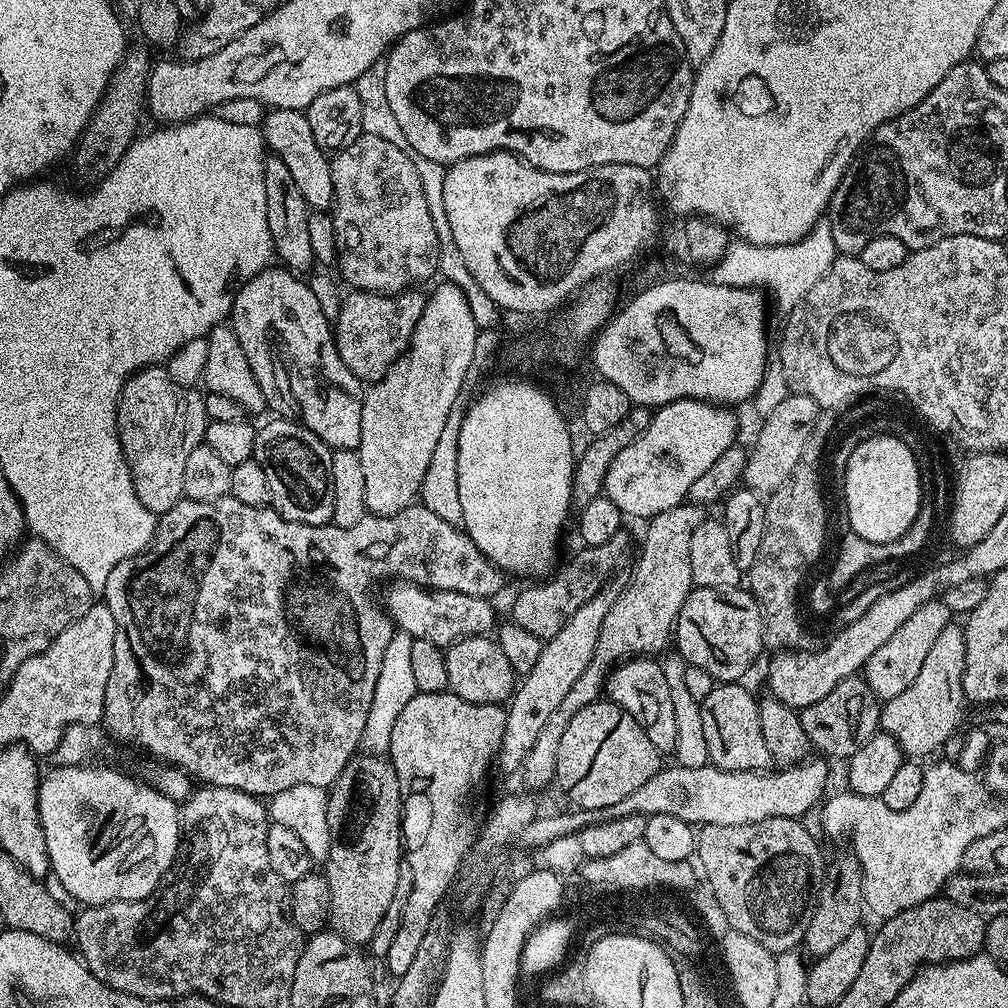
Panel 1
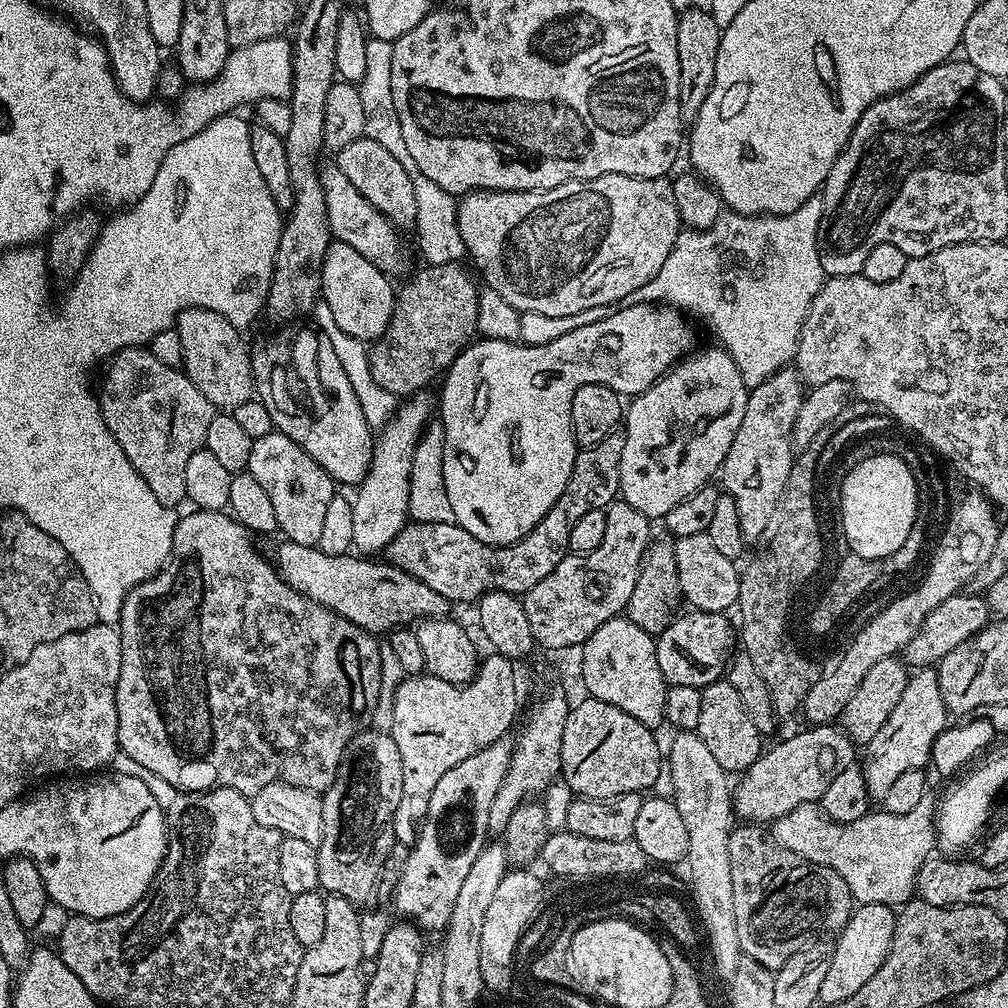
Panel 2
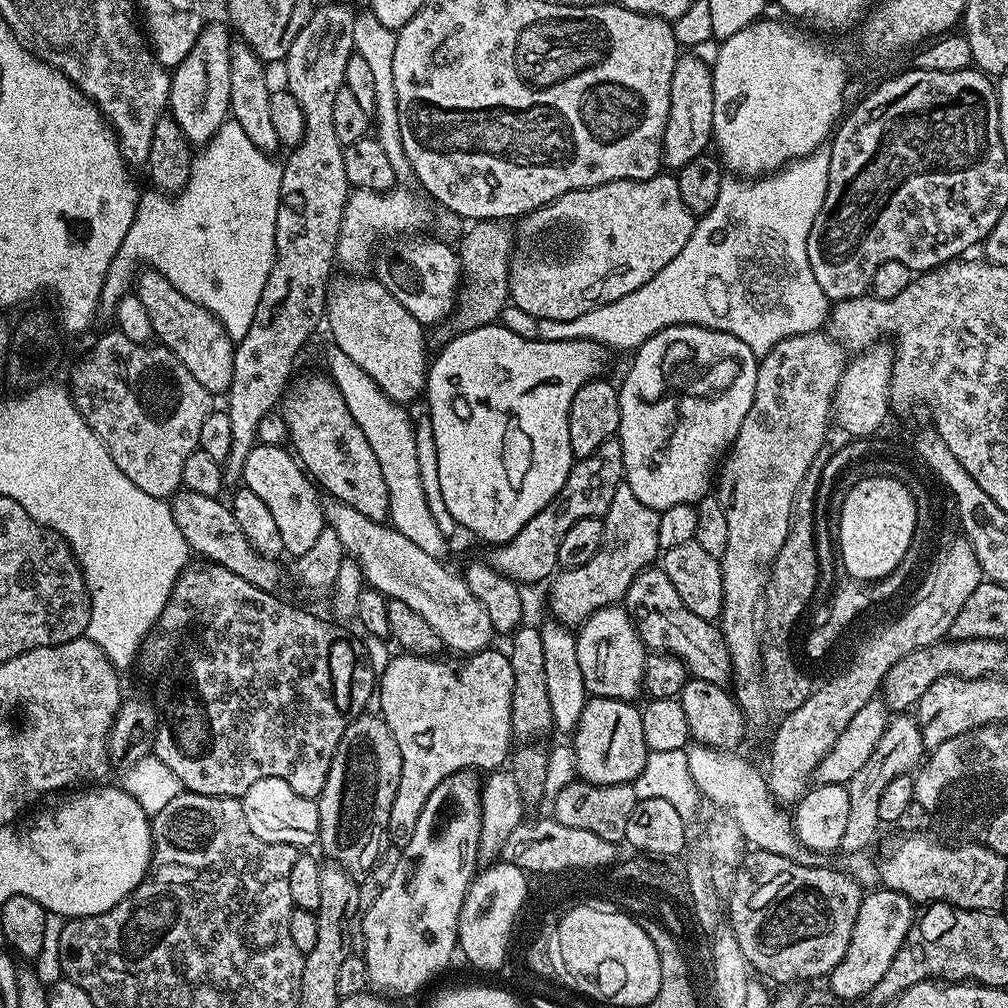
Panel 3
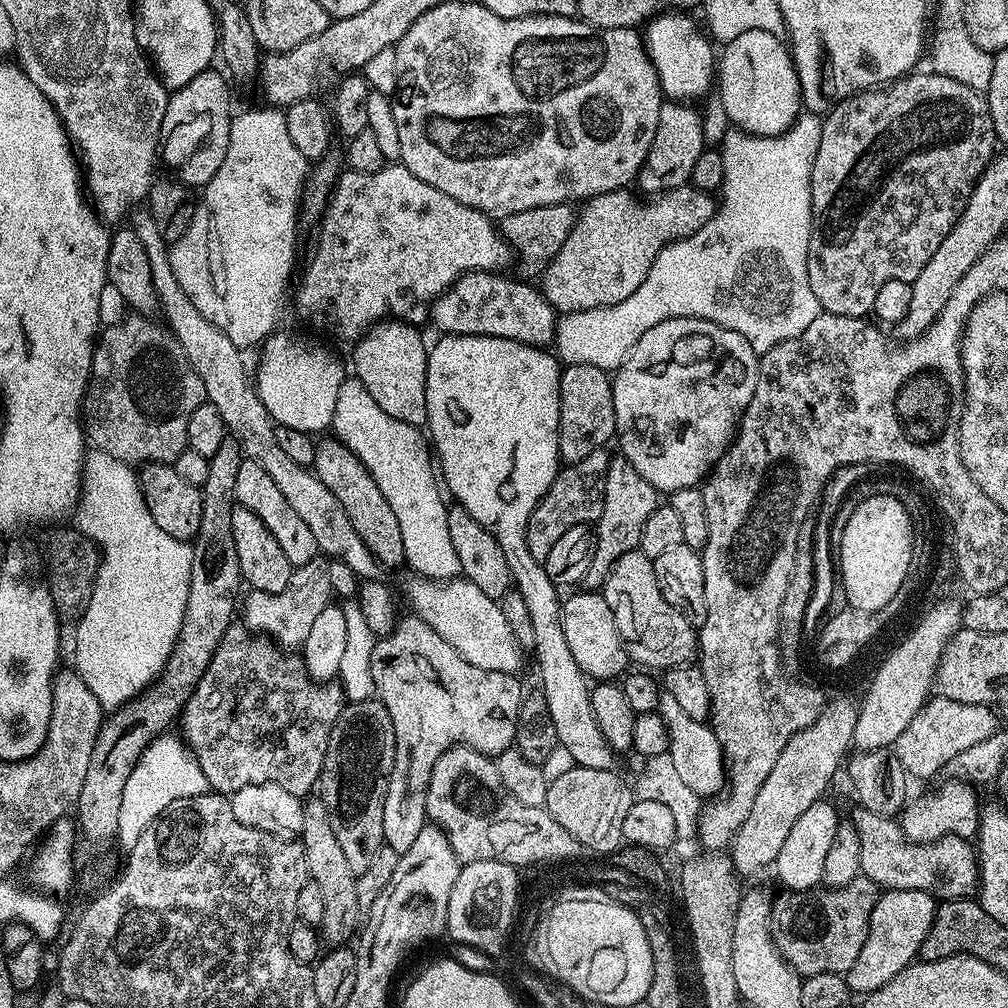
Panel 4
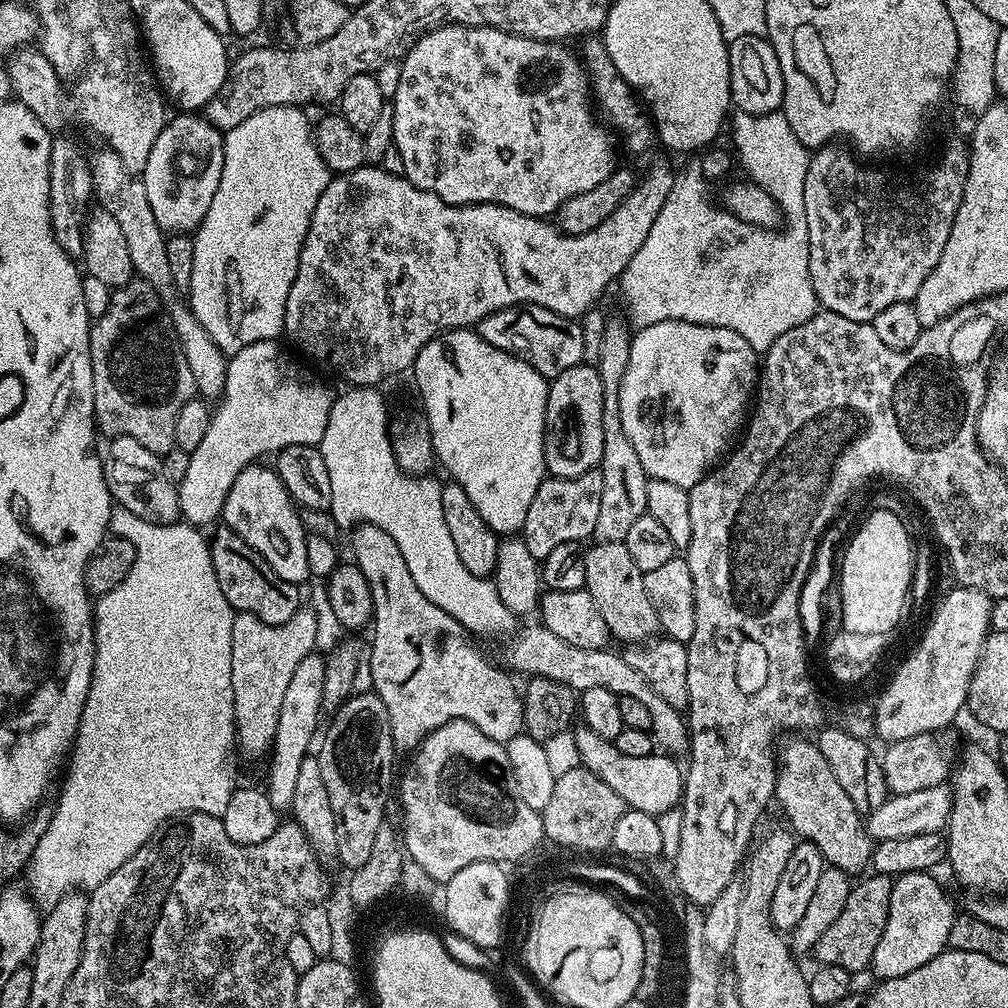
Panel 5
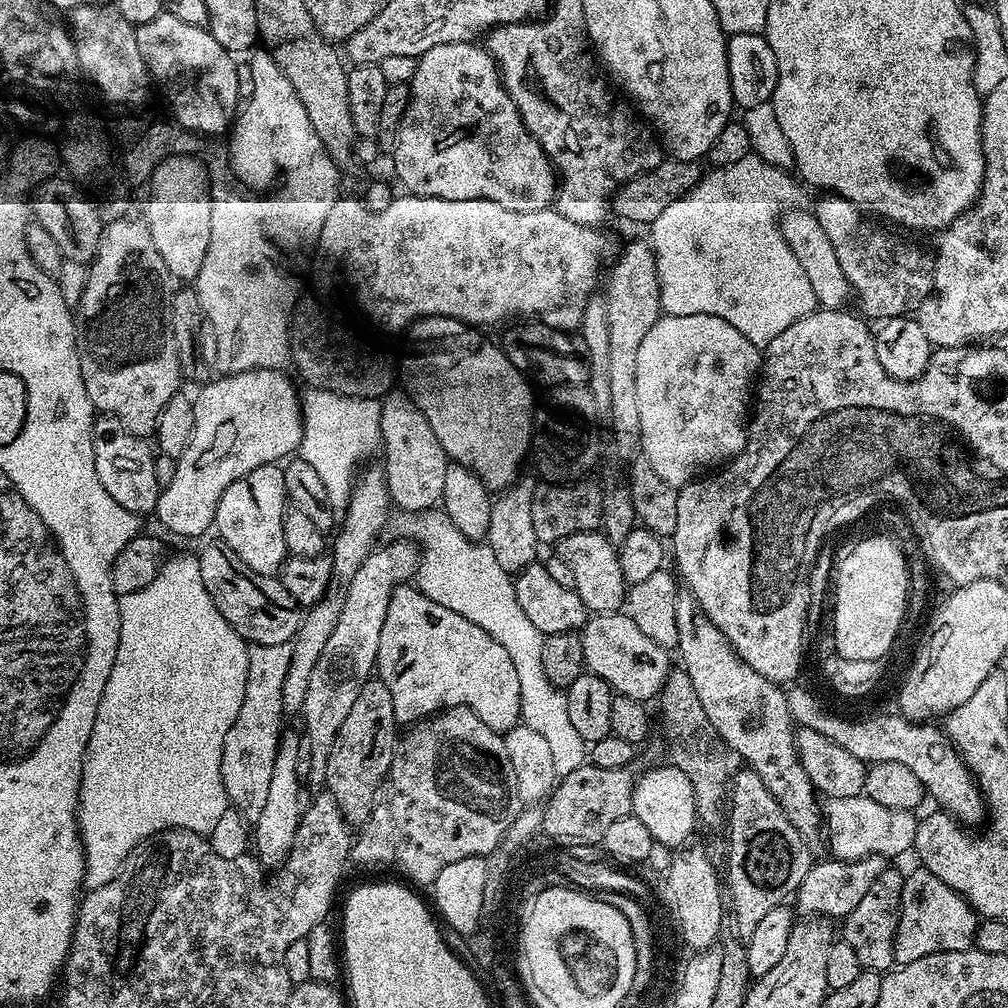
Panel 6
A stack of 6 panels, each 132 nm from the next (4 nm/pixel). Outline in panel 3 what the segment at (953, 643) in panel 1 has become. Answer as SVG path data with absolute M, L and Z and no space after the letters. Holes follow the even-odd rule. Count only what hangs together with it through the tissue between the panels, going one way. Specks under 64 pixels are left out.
M893 715L882 738L878 738L878 746L874 746L874 754L870 754L862 770L858 770L858 774L854 774L854 778L850 778L850 782L846 785L850 794L850 819L846 822L846 831L842 833L842 842L839 846L841 853L860 852L875 842L876 831L882 828L882 821L878 818L878 801L882 798L882 790L894 778L909 775L921 763L925 752L922 730L915 715Z

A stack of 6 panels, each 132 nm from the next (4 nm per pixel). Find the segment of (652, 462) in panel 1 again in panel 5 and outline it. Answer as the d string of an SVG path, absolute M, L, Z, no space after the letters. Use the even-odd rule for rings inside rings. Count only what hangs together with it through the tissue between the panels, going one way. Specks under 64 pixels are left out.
M667 320L639 329L632 338L630 363L622 378L618 406L622 430L626 430L626 438L634 445L646 474L653 480L693 488L725 459L733 443L732 435L736 431L737 435L745 423L757 384L758 353L734 330L681 320Z

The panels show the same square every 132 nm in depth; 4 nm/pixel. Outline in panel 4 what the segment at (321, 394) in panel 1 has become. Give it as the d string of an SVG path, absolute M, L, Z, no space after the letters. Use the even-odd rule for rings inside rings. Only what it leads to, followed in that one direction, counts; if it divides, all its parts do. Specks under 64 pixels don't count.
M335 438L321 439L316 445L316 463L314 471L316 477L324 483L326 490L334 494L334 498L342 506L346 518L350 518L350 526L358 532L358 538L370 550L377 565L392 568L395 564L405 563L404 547L402 546L402 530L398 526L398 518L394 510L390 510L390 502L378 490L378 484L362 466L362 462L345 444Z

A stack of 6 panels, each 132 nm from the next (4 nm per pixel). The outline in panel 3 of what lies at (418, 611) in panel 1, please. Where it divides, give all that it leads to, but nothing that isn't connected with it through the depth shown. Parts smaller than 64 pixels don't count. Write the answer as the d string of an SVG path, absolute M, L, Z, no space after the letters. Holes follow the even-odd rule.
M181 490L171 497L174 522L178 522L178 530L182 532L182 538L186 538L189 549L196 552L197 557L205 561L220 564L226 570L238 574L238 578L246 578L254 586L265 590L275 589L275 584L280 580L280 568L275 559L260 556L258 550L246 542L246 534L242 534L242 528L234 518L231 507L223 504L223 499L207 496L206 494L194 494L187 490Z

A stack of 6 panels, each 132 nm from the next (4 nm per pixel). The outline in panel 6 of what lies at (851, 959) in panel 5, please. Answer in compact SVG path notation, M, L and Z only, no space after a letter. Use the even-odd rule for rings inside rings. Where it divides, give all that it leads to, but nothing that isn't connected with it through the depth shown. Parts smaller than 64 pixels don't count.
M887 866L882 874L871 883L870 890L860 899L858 906L842 920L844 932L842 938L853 949L858 957L861 969L885 973L894 964L894 938L898 930L898 918L902 906L902 886L905 873L894 866Z

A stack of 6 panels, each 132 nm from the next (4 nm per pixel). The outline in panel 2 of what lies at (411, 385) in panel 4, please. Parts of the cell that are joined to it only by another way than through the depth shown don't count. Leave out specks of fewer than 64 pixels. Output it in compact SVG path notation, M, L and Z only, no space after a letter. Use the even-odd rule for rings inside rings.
M341 240L328 244L320 271L320 296L330 306L338 326L350 336L374 342L385 332L395 308L396 290L391 284L391 279L354 247Z

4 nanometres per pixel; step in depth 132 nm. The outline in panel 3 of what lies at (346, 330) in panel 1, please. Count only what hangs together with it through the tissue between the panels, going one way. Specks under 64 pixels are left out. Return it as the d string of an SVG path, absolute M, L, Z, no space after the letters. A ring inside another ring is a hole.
M481 220L458 243L460 258L460 291L456 293L456 306L452 310L452 332L459 334L497 323L503 310L510 304L508 267L514 251L514 232L507 223L498 220Z

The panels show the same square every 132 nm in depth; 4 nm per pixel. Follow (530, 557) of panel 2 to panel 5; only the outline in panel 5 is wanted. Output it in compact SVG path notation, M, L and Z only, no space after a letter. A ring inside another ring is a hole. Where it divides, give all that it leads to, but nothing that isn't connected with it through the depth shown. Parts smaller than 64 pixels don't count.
M599 467L591 468L586 474L578 474L578 478L545 478L542 486L538 486L538 494L534 494L534 502L530 502L522 529L526 550L530 550L530 554L542 562L546 554L562 546L562 542L584 542L587 536L595 533L601 503L602 474Z

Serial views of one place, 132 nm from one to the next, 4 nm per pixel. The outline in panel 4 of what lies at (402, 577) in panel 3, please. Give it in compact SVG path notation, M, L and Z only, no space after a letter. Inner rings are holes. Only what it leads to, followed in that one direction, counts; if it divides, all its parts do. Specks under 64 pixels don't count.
M147 210L136 211L131 213L130 227L134 234L138 234L138 238L142 238L159 311L164 311L162 318L168 331L182 346L194 374L198 374L207 403L218 406L218 414L222 414L224 427L230 433L231 439L239 444L241 453L247 459L258 462L258 466L262 466L266 474L270 474L274 486L278 486L278 490L282 492L282 498L290 502L294 514L298 514L298 518L306 522L310 534L314 534L314 542L318 542L320 552L325 557L346 562L346 566L350 566L350 570L354 570L357 577L375 577L378 571L376 559L372 557L370 550L366 550L354 526L350 526L350 518L346 518L334 494L326 490L324 483L316 477L315 471L300 468L282 451L282 446L278 446L274 421L266 406L262 406L256 396L249 369L248 372L244 369L245 353L238 346L234 346L234 342L230 342L228 335L218 330L214 322L206 322L206 318L198 314L198 306L194 306L190 298L186 298L186 290L182 290L182 286L178 286L178 278L174 278L174 270L168 257L169 245L165 244L162 234L158 234L158 225L153 216ZM413 575L411 579L404 588L412 603L411 611L420 616L434 634L450 642L470 666L491 672L519 673L526 652L514 638L514 630L510 630L510 622L506 622L497 601L486 598L478 586L463 578L427 580L424 576Z

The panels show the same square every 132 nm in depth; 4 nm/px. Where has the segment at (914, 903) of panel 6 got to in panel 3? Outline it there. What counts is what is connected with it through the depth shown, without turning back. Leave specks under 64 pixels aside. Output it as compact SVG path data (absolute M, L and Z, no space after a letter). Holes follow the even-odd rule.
M883 886L872 891L858 906L858 922L854 922L854 934L850 934L850 946L846 946L842 962L826 977L827 987L845 1002L863 1001L882 982L882 974L890 970L890 962L894 962L894 954L898 954L898 946L902 946L914 919L914 902L909 896Z

